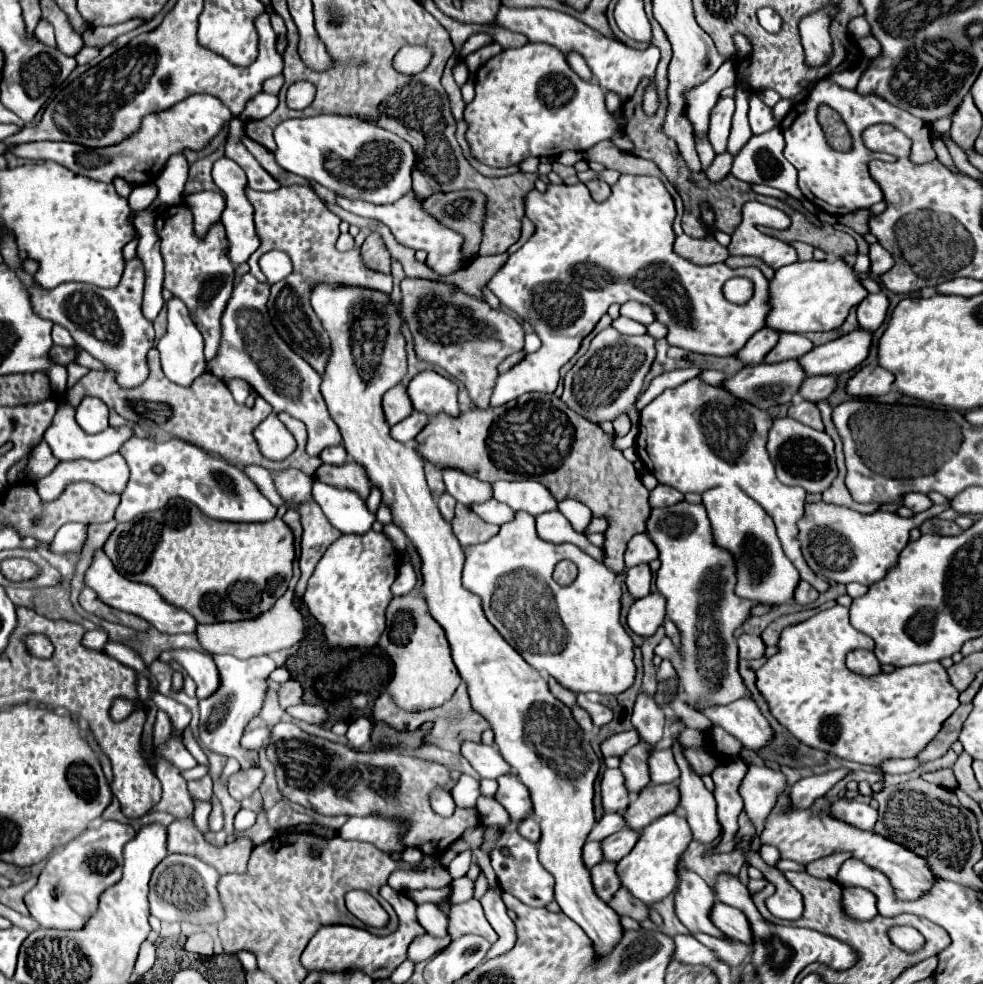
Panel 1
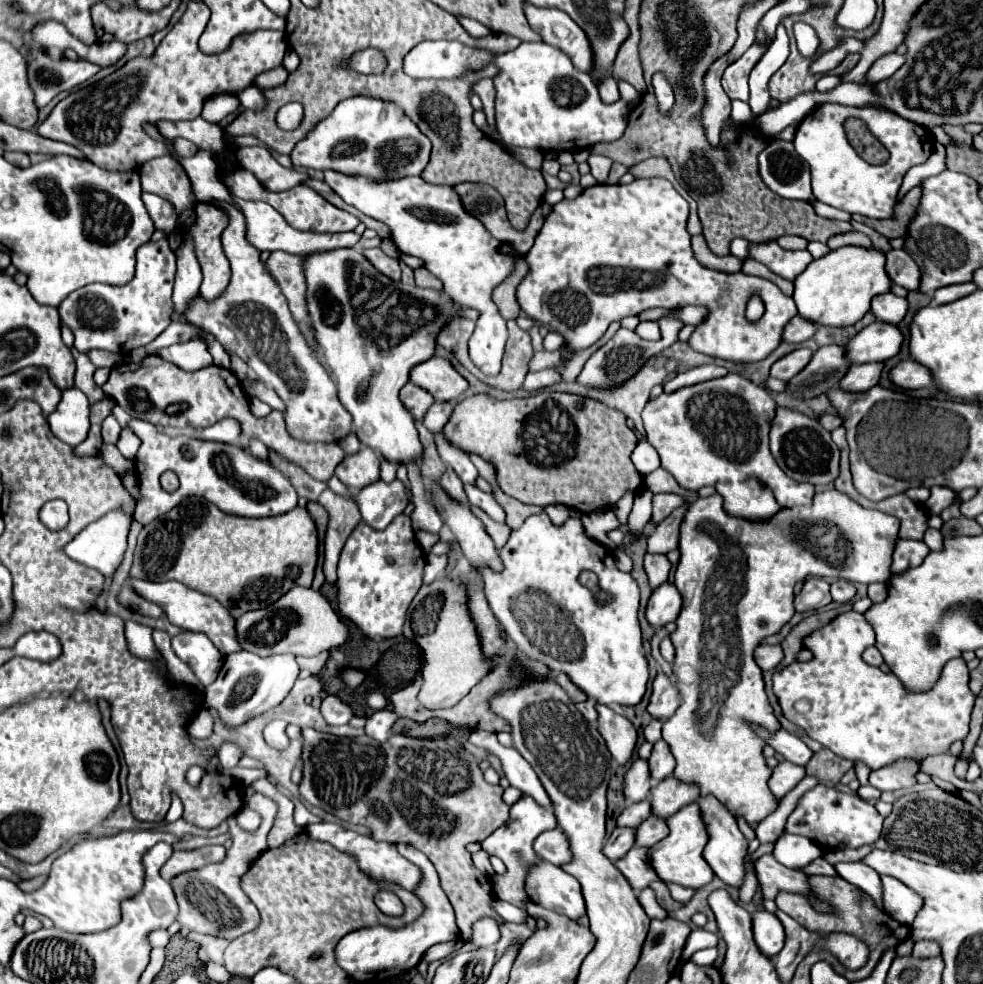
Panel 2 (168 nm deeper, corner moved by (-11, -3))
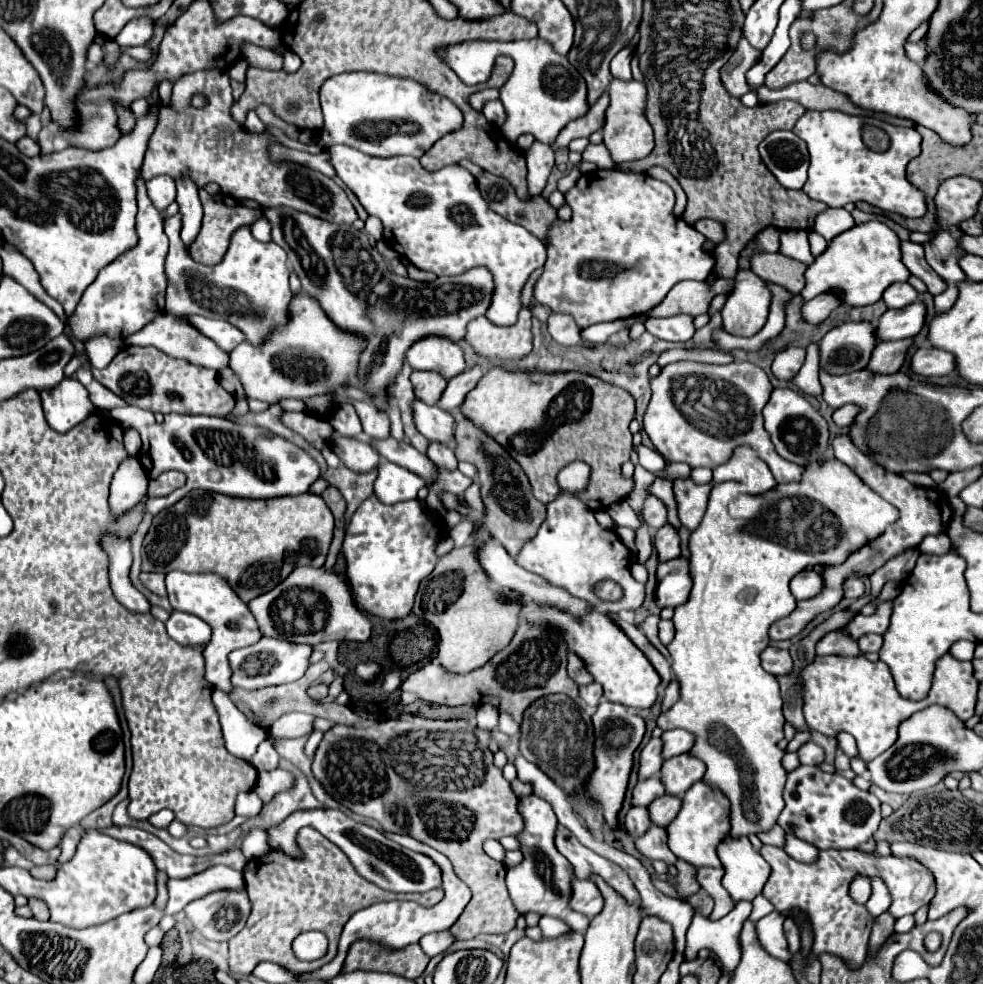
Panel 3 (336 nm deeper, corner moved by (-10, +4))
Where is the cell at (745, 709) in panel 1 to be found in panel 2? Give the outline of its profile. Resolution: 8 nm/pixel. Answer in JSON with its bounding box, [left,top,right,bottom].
[750,723,812,765]

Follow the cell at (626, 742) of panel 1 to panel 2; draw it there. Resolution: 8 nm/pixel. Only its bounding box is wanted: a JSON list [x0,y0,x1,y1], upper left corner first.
[644,721,662,743]

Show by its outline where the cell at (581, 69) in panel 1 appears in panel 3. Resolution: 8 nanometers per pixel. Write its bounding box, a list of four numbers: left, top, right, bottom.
[553,92,609,148]

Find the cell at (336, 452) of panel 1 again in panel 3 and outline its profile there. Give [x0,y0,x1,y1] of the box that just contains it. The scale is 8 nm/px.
[329,404,363,438]

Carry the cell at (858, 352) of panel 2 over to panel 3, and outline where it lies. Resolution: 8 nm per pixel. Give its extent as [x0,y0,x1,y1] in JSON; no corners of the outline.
[877,300,927,340]

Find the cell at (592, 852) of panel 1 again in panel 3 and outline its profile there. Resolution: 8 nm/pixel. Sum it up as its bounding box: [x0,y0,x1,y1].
[625,806,651,838]

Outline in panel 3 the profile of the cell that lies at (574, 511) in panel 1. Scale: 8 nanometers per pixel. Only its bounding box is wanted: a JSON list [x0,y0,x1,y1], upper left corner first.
[607,502,641,530]

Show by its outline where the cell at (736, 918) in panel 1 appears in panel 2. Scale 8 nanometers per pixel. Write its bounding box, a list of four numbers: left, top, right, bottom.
[752,911,784,957]

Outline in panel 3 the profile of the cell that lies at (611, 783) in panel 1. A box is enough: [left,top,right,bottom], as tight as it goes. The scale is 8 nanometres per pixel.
[639,738,663,780]

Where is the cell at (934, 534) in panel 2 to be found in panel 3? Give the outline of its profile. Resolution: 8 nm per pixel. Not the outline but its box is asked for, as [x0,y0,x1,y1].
[919,532,951,556]

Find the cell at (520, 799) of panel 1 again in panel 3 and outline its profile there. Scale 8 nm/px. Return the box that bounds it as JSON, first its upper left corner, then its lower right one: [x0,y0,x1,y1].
[505,794,589,934]

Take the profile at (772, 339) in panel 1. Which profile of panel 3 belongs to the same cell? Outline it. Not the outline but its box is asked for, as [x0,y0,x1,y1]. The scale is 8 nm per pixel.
[803,292,839,324]

